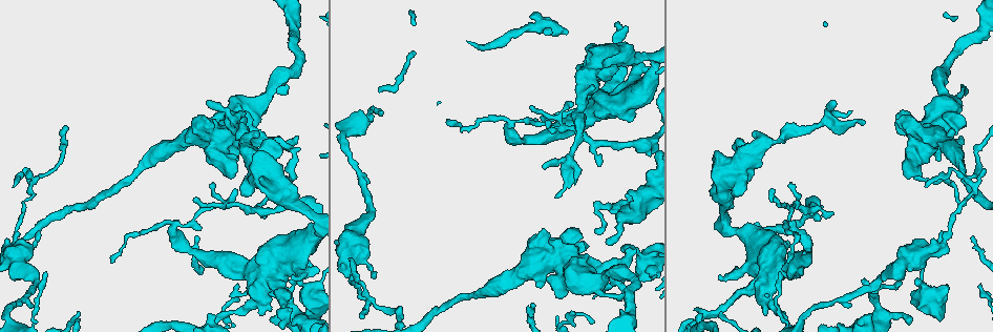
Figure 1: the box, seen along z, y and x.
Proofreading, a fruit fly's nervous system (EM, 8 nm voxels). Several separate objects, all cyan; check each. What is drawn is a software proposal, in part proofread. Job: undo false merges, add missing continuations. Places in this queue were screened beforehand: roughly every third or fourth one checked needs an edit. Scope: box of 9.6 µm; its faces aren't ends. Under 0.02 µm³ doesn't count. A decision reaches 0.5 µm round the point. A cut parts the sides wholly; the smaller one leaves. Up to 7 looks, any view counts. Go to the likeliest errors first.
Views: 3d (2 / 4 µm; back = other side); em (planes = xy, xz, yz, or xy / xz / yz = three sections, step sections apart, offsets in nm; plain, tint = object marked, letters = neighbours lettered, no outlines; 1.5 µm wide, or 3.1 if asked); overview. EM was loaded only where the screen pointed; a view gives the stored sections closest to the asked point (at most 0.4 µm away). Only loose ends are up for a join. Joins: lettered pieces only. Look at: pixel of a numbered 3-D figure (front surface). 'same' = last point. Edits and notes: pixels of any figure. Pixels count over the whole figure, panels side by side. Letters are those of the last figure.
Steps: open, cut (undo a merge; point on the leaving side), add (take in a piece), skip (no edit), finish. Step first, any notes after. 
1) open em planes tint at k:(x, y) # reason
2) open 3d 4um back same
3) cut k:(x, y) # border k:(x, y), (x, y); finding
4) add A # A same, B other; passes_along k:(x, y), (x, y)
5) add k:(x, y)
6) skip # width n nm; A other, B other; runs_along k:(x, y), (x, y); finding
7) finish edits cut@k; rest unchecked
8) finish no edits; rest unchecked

open 3d 4um at 1:(611, 208) # branch stops here

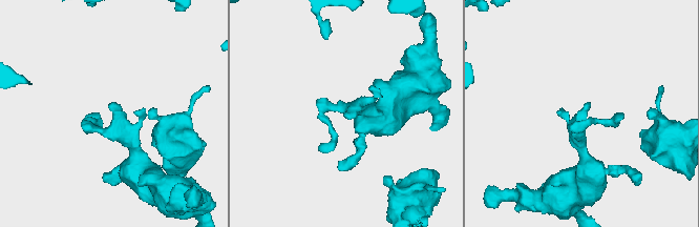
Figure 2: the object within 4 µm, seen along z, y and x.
open em xy step 8 letters at 2:(108, 104)

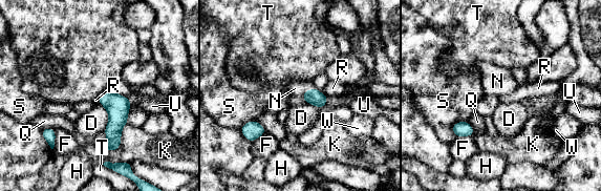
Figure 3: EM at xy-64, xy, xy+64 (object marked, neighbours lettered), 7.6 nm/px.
add N # D other, F other, H other, K other, N same, Q other, R other, S other, T other, U other, W other; passes_along 3:(314, 97), (305, 91), (295, 88); the cell continues

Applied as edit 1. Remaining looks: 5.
open 3d 4um back at 1:(789, 186) # an open end

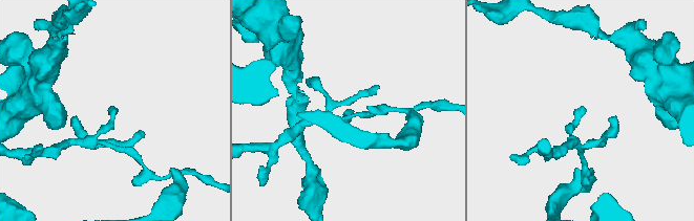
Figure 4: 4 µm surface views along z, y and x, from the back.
open em yz step 8 tint at 4:(352, 111) # now the EM

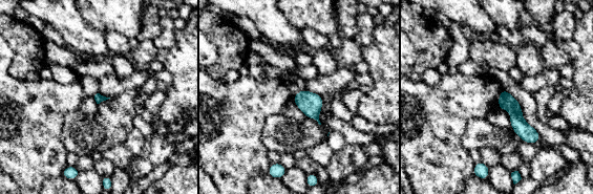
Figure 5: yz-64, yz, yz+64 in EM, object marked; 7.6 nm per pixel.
open em planes letters same # another direction

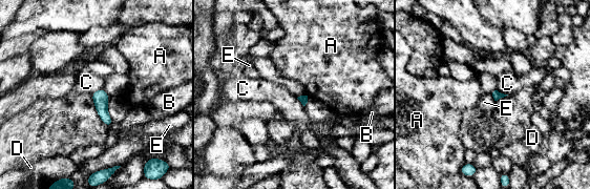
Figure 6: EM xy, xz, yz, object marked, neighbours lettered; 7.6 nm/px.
skip # width 60 nm; A other, B other, C other, D other, E other; border 6:(491, 93), (494, 101); none of them fits

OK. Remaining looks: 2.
finish edits add@3; rest unchecked

